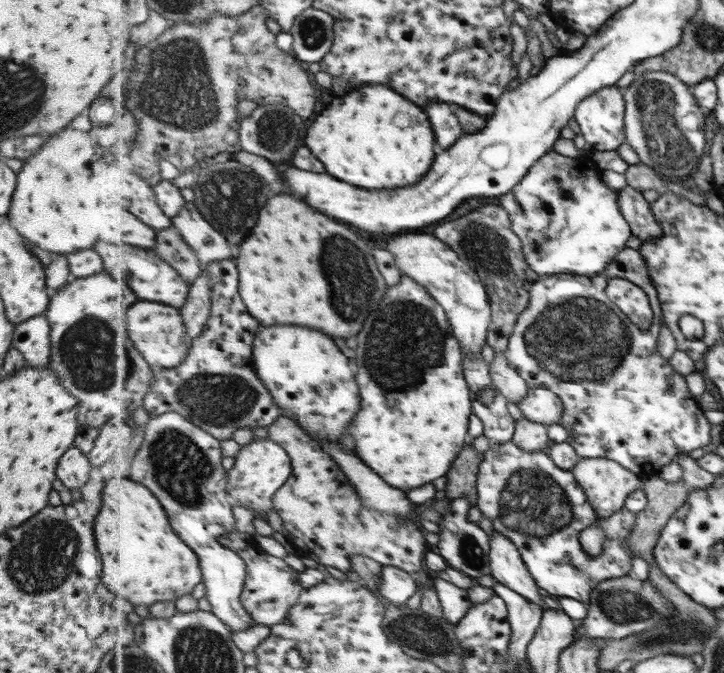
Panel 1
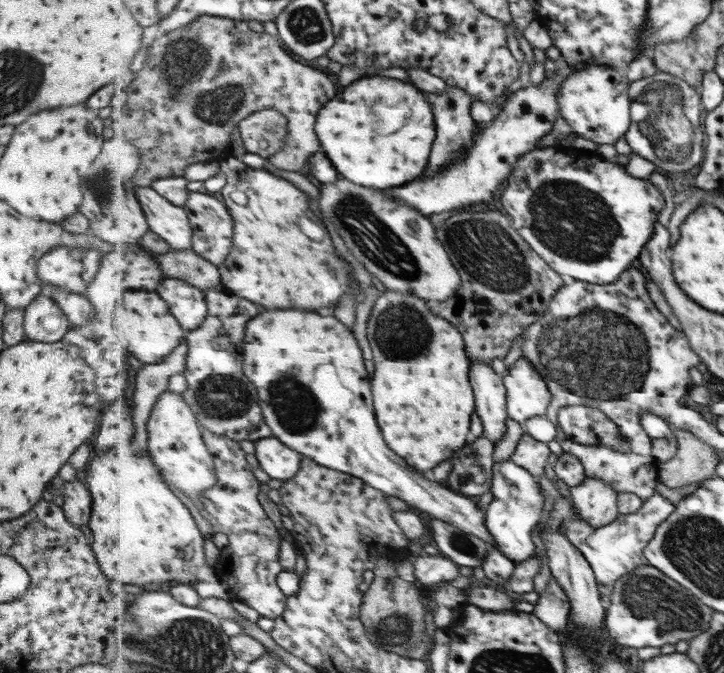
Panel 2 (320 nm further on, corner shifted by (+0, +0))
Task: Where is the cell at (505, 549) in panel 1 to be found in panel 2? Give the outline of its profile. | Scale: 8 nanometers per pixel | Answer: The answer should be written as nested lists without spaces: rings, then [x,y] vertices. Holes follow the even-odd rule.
[[[511,459],[496,462],[491,491],[494,499],[486,510],[486,525],[495,537],[497,549],[505,558],[513,560],[517,565],[535,557],[537,546],[533,540],[533,532],[541,524],[545,508],[545,497],[539,489],[537,478]]]

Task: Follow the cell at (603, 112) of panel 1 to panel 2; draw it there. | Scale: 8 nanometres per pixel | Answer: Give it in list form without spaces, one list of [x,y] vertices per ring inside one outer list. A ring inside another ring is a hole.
[[[590,63],[563,84],[558,92],[558,103],[562,118],[572,127],[577,136],[592,140],[597,144],[615,144],[621,136],[626,136],[633,122],[631,116],[630,86],[627,75],[613,67]]]

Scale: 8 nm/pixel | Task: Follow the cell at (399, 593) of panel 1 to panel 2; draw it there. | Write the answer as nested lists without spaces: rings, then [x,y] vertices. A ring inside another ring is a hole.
[[[420,554],[412,560],[414,566],[415,580],[421,587],[428,584],[446,584],[455,578],[461,576],[459,564],[453,560],[438,554],[437,556],[428,556]]]

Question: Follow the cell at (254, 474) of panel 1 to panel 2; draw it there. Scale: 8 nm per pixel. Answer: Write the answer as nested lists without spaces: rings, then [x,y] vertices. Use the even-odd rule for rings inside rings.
[[[277,437],[255,442],[255,456],[270,478],[289,481],[302,470],[302,454]]]

